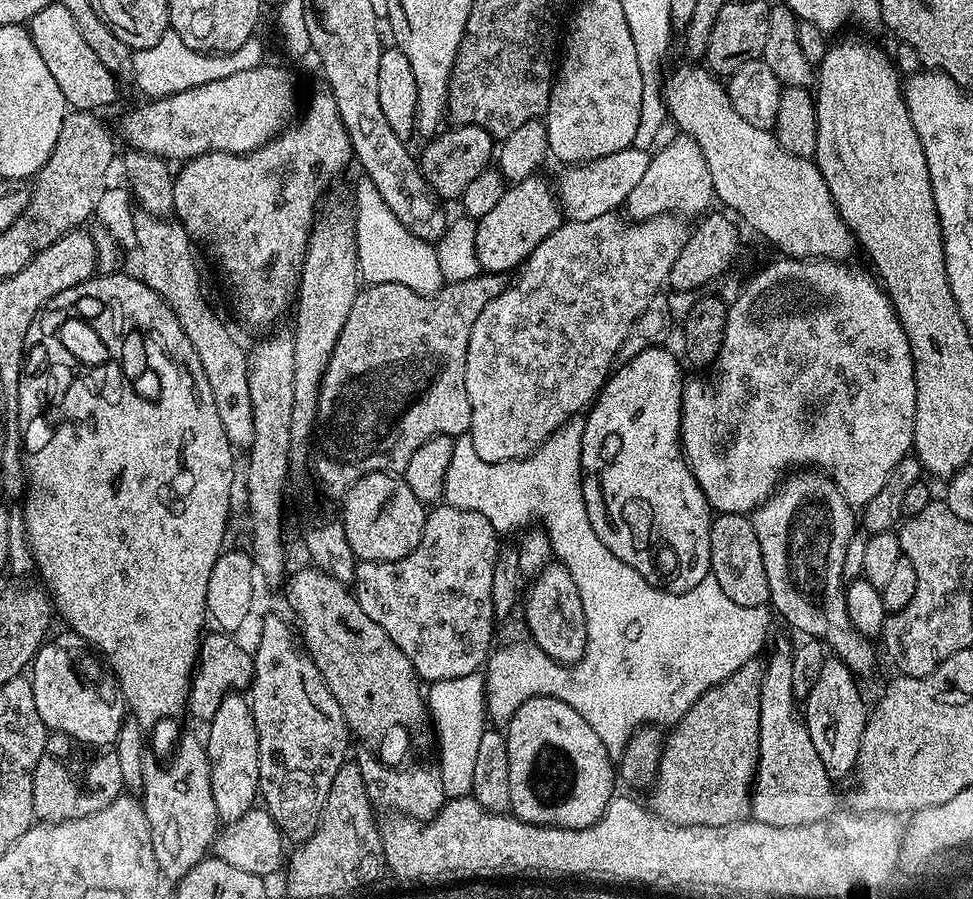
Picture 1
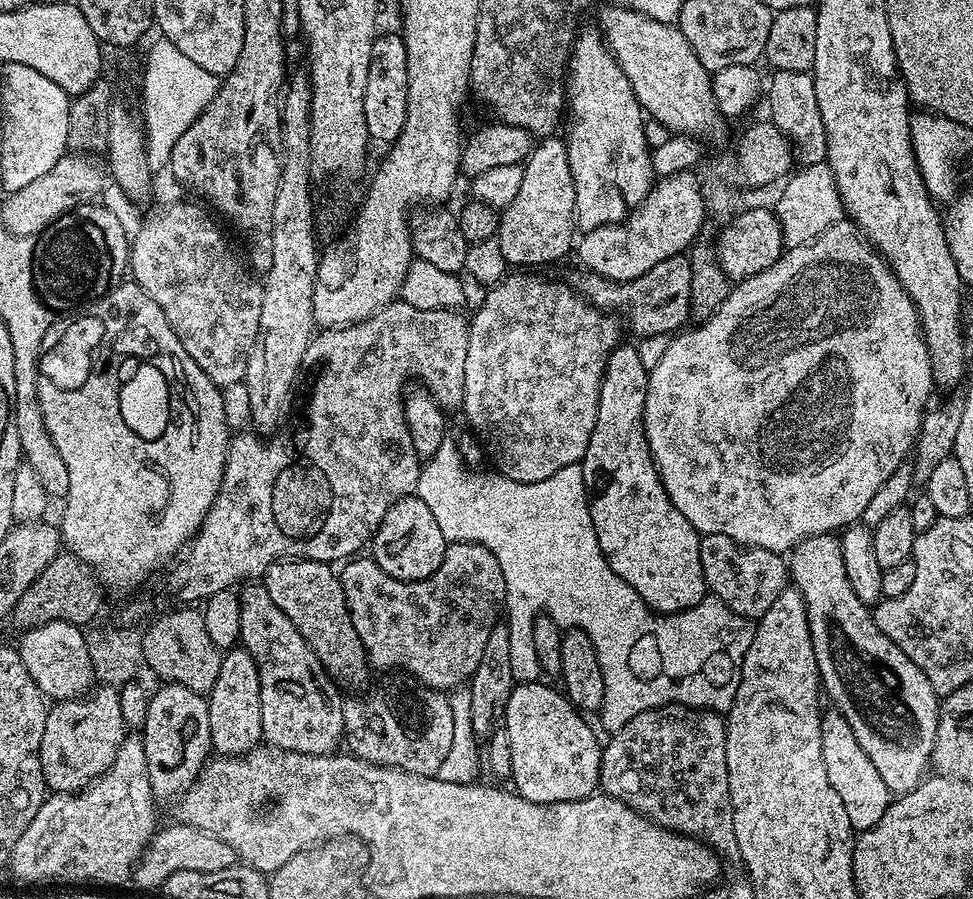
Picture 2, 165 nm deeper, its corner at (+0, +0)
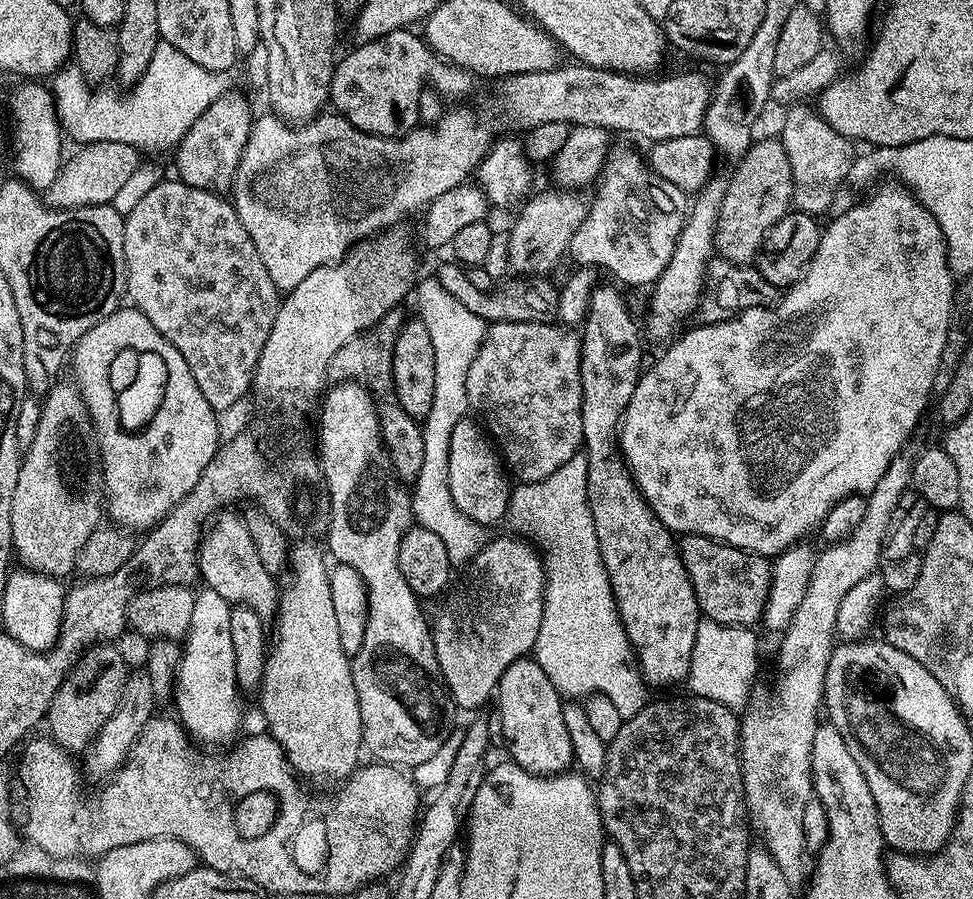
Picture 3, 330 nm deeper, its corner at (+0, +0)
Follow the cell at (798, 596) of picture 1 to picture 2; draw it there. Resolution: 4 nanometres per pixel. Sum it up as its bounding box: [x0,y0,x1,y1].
[786,535,940,793]

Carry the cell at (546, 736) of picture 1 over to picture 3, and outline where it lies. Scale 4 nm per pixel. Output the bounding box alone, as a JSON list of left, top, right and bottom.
[498,658,573,776]

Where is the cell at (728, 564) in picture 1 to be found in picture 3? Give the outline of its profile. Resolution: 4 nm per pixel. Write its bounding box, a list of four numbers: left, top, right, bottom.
[678,535,772,628]

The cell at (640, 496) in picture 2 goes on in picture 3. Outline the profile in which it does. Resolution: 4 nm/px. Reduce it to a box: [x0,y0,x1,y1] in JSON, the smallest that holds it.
[580,286,702,688]

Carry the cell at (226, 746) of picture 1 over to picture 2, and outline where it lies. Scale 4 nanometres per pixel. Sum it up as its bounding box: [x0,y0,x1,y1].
[207,646,262,756]

